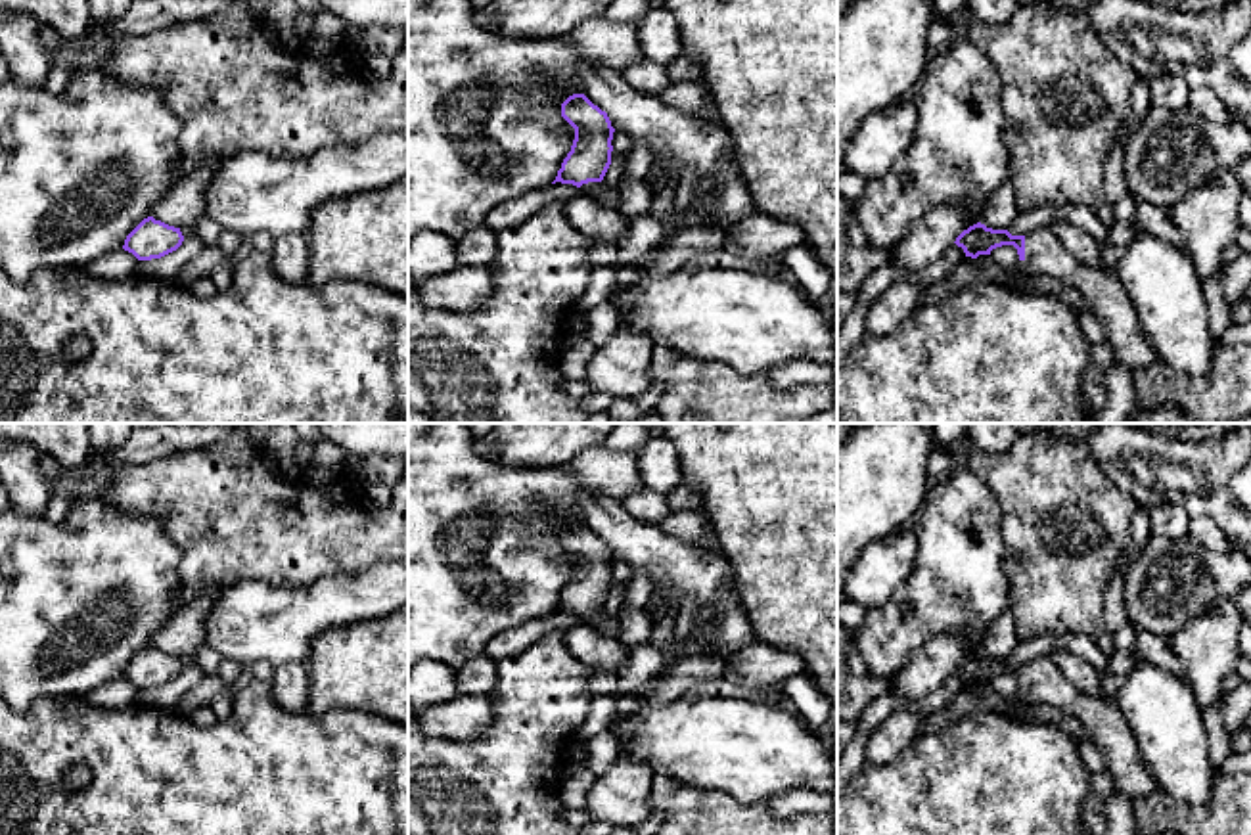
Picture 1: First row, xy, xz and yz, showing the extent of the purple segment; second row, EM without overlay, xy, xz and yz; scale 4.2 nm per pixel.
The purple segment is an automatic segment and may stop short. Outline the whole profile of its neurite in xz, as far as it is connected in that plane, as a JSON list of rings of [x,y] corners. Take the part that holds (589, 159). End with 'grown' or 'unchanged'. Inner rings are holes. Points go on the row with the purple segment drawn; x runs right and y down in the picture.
[[[573,94],[561,103],[561,117],[575,128],[575,140],[552,184],[573,184],[579,195],[592,199],[602,209],[617,209],[619,193],[600,184],[613,151],[615,128],[607,113],[584,94]]]; grown

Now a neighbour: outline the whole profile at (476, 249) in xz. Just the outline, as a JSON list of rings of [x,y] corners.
[[[479,226],[467,232],[464,237],[456,241],[456,262],[458,268],[485,268],[496,257],[498,251],[498,237],[496,232]]]

